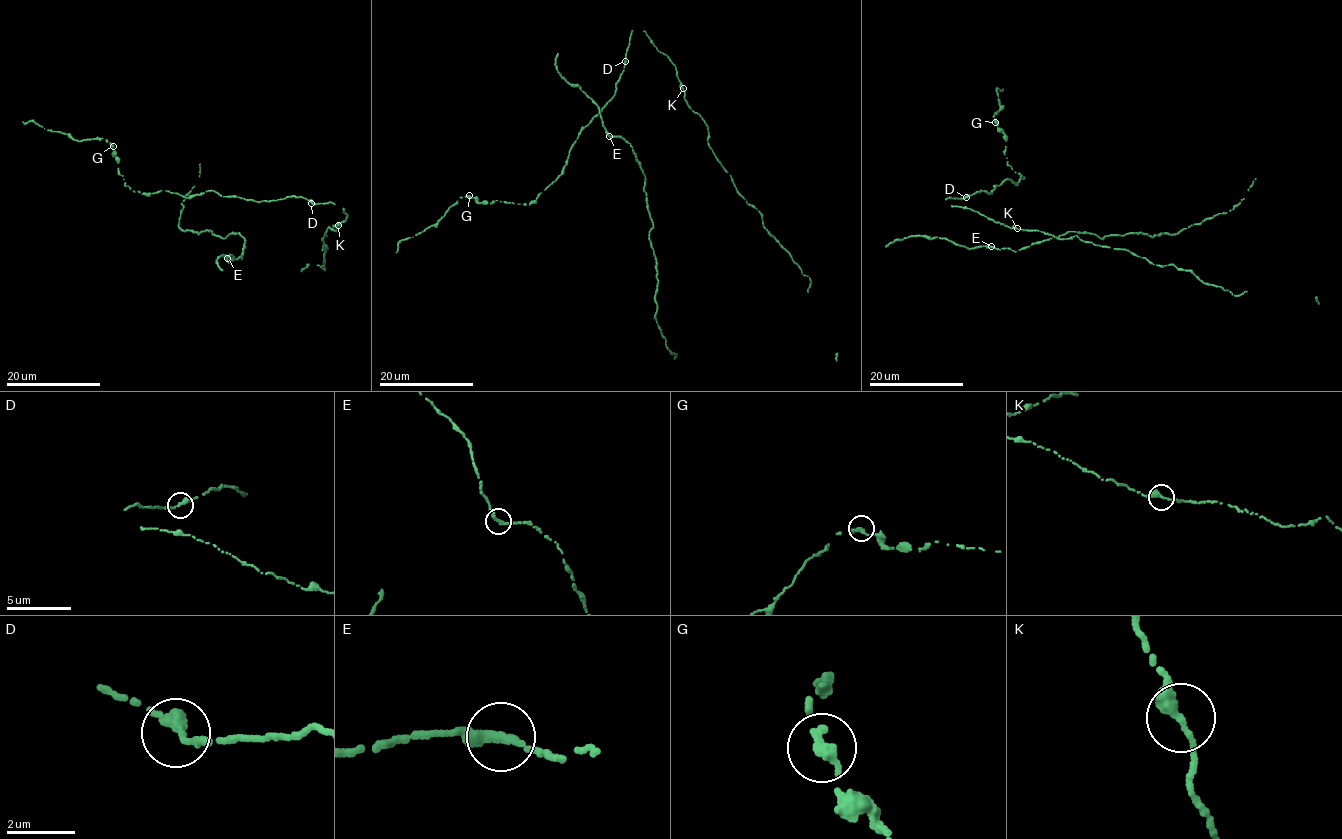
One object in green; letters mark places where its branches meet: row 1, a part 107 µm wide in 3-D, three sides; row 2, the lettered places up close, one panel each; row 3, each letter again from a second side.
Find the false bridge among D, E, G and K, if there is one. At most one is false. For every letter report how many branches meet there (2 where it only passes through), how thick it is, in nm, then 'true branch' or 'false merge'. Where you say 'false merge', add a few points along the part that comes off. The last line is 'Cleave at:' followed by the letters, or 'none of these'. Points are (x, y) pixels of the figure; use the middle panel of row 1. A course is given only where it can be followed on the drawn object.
D: 2 | 300 nm | true branch
E: 2 | 280 nm | true branch
G: 2 | 280 nm | true branch
K: 2 | 320 nm | true branch
Cleave at: none of these

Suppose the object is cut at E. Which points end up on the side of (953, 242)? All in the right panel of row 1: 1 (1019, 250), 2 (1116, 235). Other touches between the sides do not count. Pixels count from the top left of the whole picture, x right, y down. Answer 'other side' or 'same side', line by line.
1: same side
2: same side

